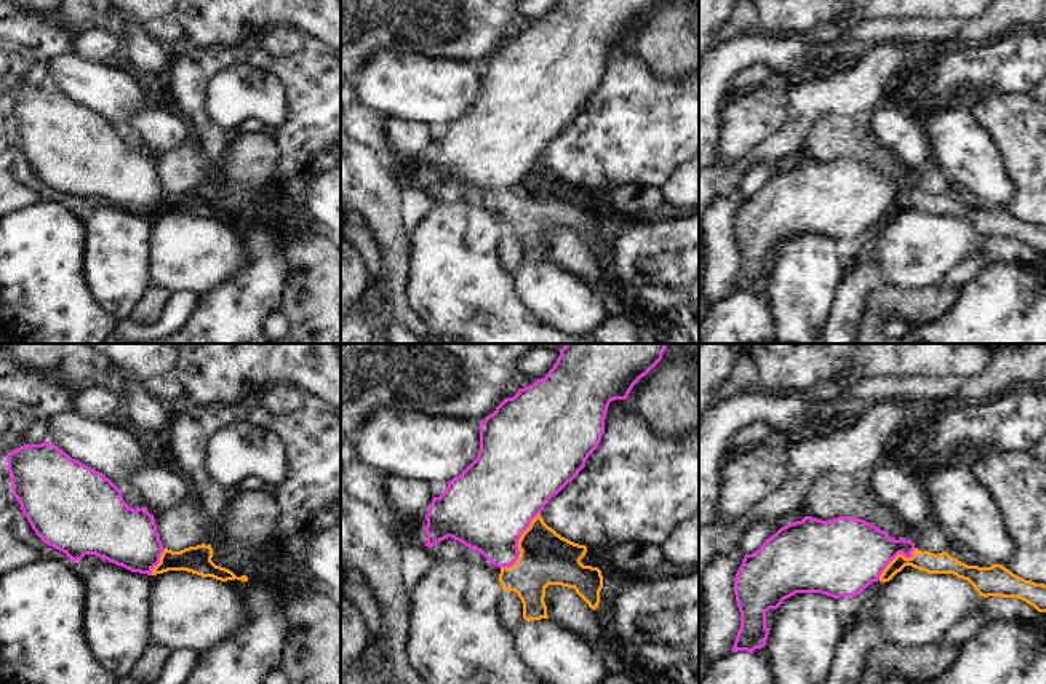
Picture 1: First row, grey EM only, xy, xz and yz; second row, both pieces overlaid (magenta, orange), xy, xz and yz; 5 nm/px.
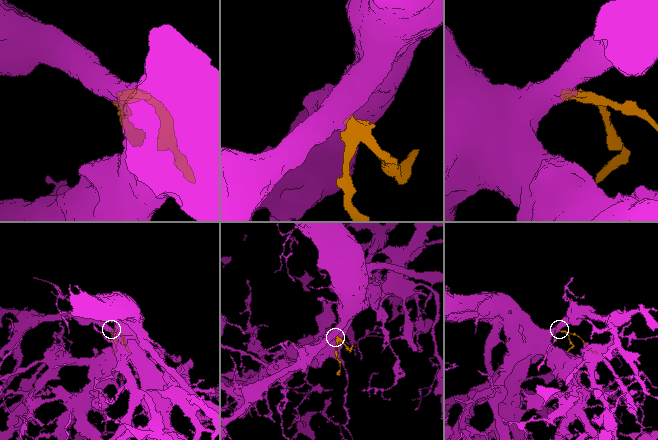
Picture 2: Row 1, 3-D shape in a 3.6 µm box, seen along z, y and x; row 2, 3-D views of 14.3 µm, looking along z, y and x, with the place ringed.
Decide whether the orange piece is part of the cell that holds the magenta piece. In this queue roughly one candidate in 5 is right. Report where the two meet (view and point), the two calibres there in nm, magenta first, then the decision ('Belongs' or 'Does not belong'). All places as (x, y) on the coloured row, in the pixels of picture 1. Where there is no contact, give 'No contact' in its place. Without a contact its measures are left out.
Touches magenta at xz (517, 544). Thickness 440 nm (magenta) against 280 nm. Belongs.

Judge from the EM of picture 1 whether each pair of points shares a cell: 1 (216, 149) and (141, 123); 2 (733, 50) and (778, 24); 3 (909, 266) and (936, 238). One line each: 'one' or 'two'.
1: two
2: two
3: one

